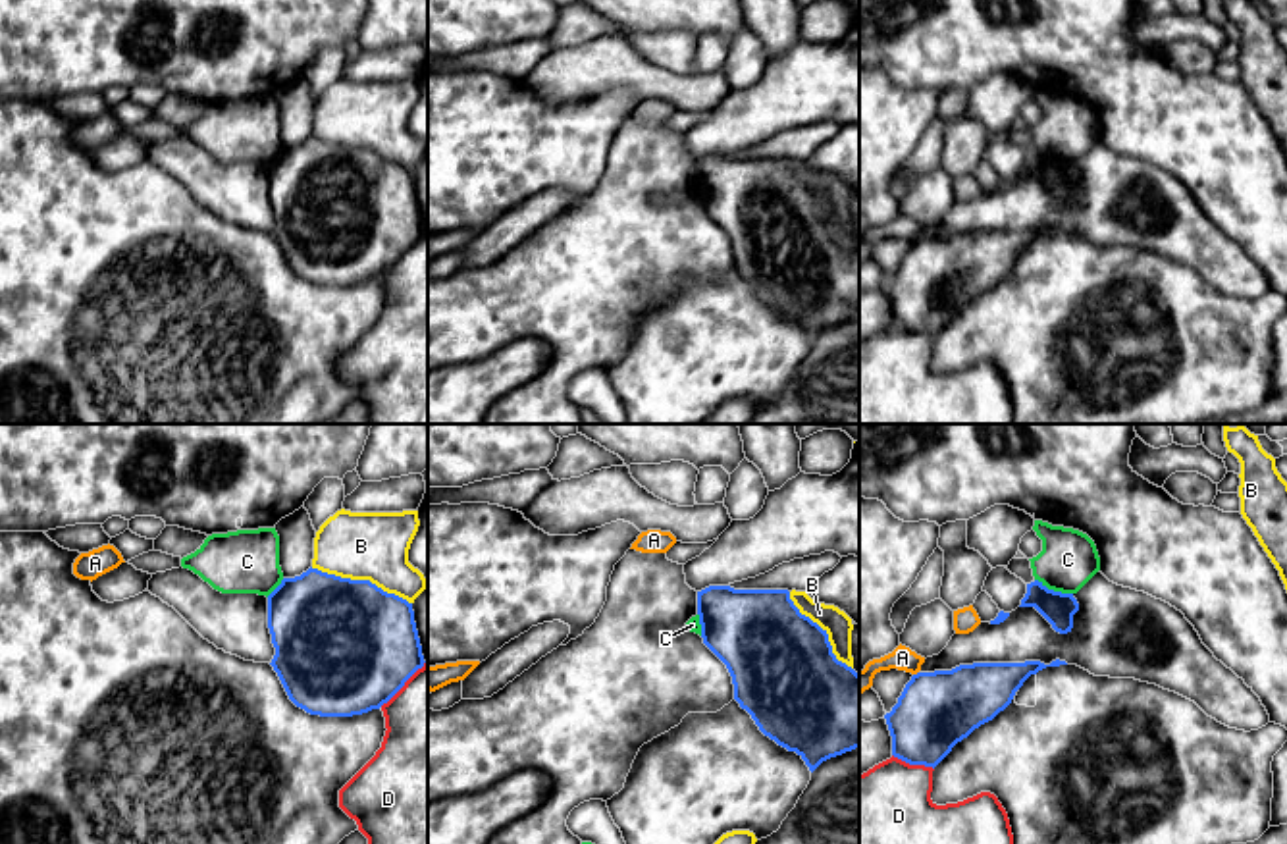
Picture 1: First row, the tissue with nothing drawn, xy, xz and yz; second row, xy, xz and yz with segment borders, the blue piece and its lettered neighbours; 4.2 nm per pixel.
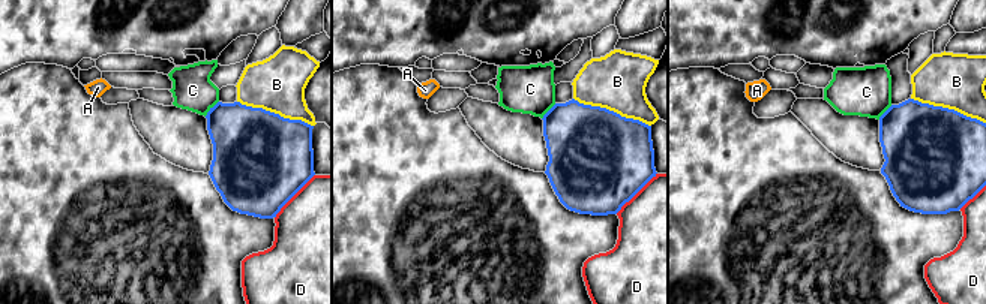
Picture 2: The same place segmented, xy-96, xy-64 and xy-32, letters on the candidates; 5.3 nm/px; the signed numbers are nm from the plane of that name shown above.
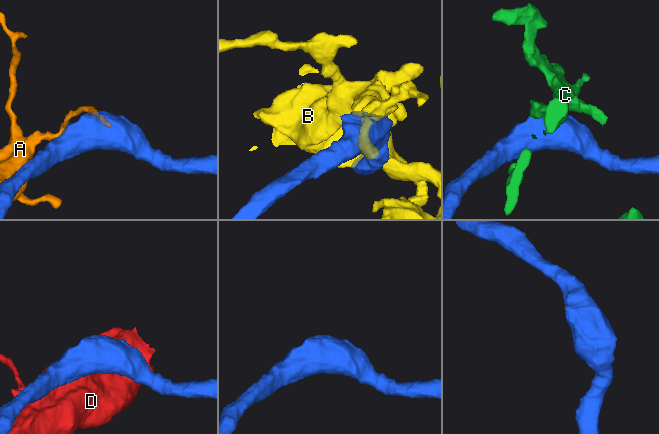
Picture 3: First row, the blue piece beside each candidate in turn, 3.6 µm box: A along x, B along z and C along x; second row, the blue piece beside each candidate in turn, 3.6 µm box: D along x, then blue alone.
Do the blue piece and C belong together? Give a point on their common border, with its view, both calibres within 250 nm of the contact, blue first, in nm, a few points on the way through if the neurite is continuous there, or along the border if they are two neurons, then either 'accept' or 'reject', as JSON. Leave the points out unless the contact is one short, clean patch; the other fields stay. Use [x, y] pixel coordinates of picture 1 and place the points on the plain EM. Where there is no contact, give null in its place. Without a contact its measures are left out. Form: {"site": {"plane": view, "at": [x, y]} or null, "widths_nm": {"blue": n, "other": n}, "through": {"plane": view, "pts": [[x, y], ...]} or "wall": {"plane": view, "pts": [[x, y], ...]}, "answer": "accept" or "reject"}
{"site": {"plane": "yz", "at": [1052, 158]}, "widths_nm": {"blue": 140, "other": 240}, "answer": "accept"}

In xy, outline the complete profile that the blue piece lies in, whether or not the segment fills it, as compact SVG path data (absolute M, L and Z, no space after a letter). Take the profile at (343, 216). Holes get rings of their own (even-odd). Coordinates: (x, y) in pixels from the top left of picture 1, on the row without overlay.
M308 137L283 146L268 164L268 197L277 241L289 268L310 283L353 285L387 272L424 235L412 171L370 148Z

